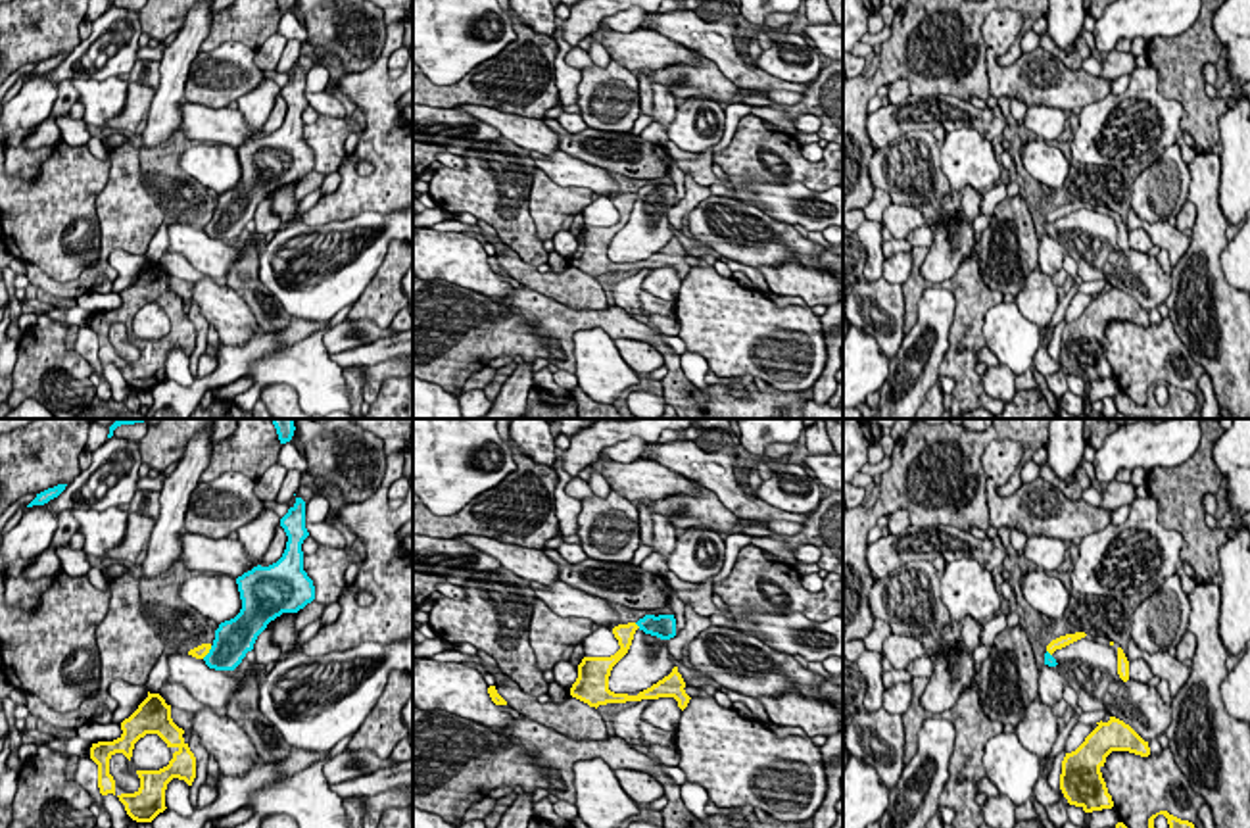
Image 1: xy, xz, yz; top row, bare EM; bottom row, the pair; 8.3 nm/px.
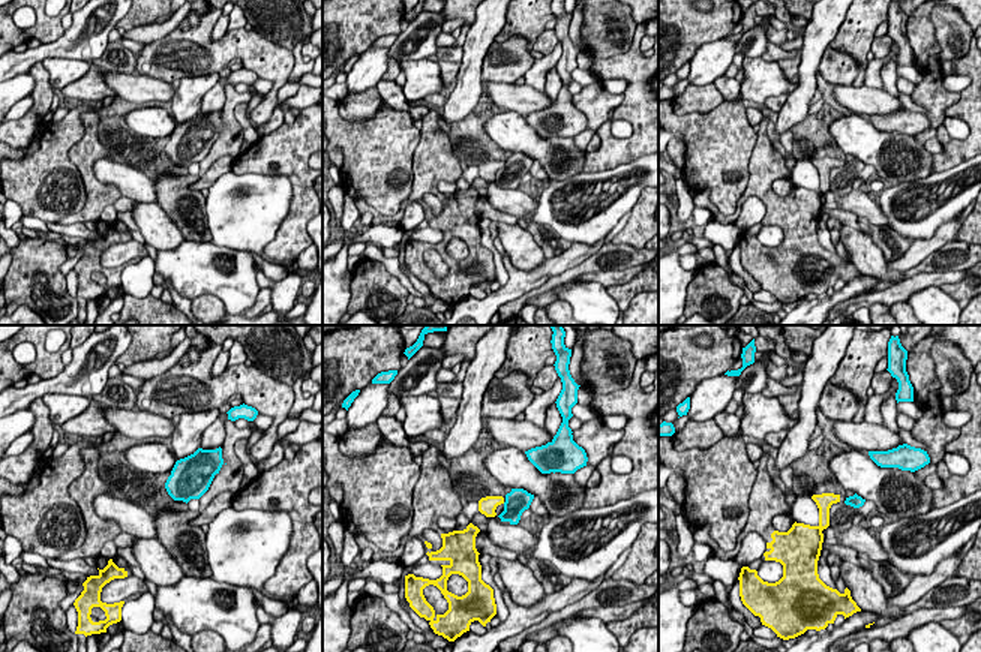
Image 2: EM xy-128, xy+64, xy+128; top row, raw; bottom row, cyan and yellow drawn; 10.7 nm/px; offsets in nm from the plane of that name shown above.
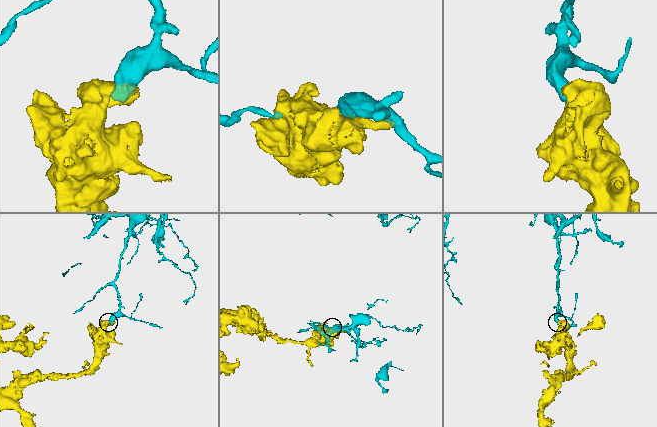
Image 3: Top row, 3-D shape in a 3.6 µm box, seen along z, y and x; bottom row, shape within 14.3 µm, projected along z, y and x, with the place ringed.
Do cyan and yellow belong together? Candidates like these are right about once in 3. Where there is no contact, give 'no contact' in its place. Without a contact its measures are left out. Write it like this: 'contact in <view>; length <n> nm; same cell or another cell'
contact in xy; length 140 nm; another cell

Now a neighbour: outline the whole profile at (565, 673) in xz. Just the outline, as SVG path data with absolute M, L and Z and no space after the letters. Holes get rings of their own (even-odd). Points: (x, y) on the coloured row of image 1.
M568 659L568 661L559 661L555 667L553 667L553 680L570 690L572 684L576 682L578 678L578 667Z

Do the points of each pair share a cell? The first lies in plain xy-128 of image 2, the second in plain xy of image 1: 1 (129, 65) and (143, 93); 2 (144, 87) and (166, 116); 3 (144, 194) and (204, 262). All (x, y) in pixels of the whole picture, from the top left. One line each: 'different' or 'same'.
1: different
2: different
3: same

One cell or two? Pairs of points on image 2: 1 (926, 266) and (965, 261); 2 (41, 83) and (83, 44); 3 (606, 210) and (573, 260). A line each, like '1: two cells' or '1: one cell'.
1: one cell
2: two cells
3: two cells

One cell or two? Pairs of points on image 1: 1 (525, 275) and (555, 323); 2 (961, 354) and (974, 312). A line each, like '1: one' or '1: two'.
1: two
2: one

